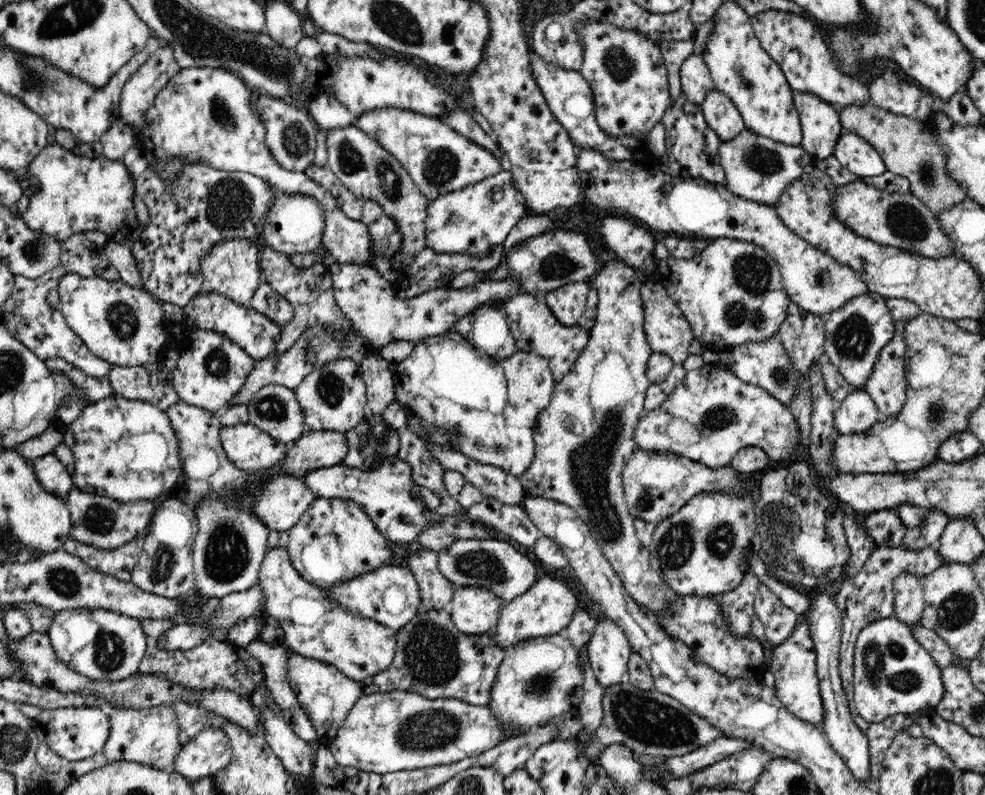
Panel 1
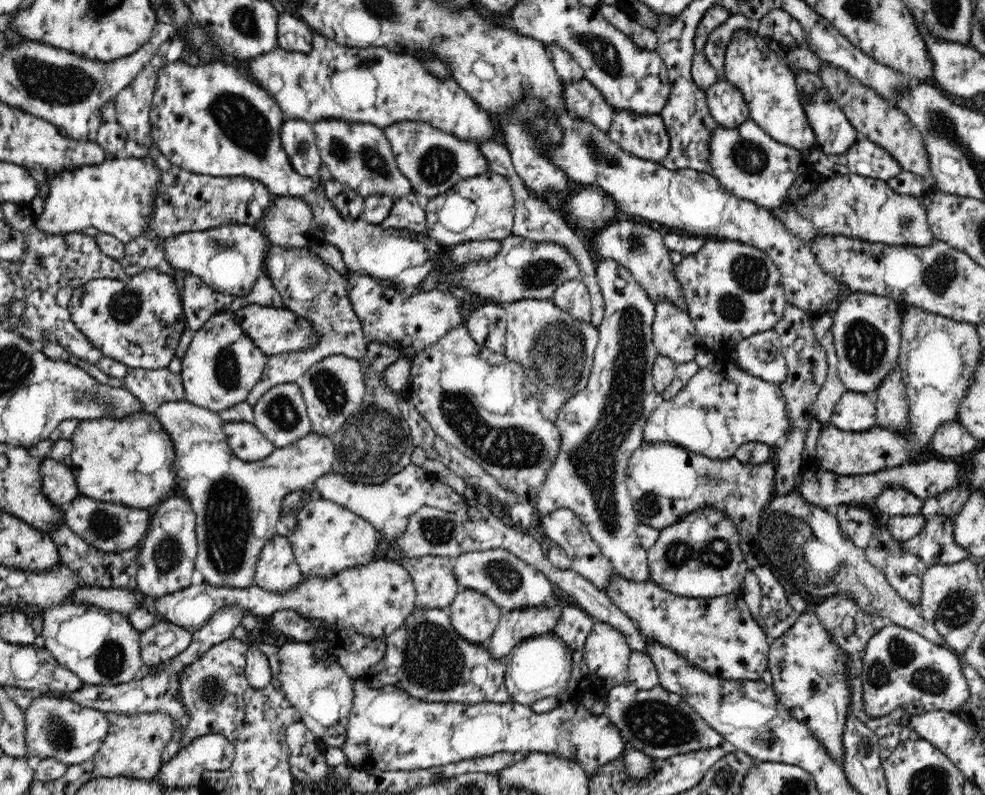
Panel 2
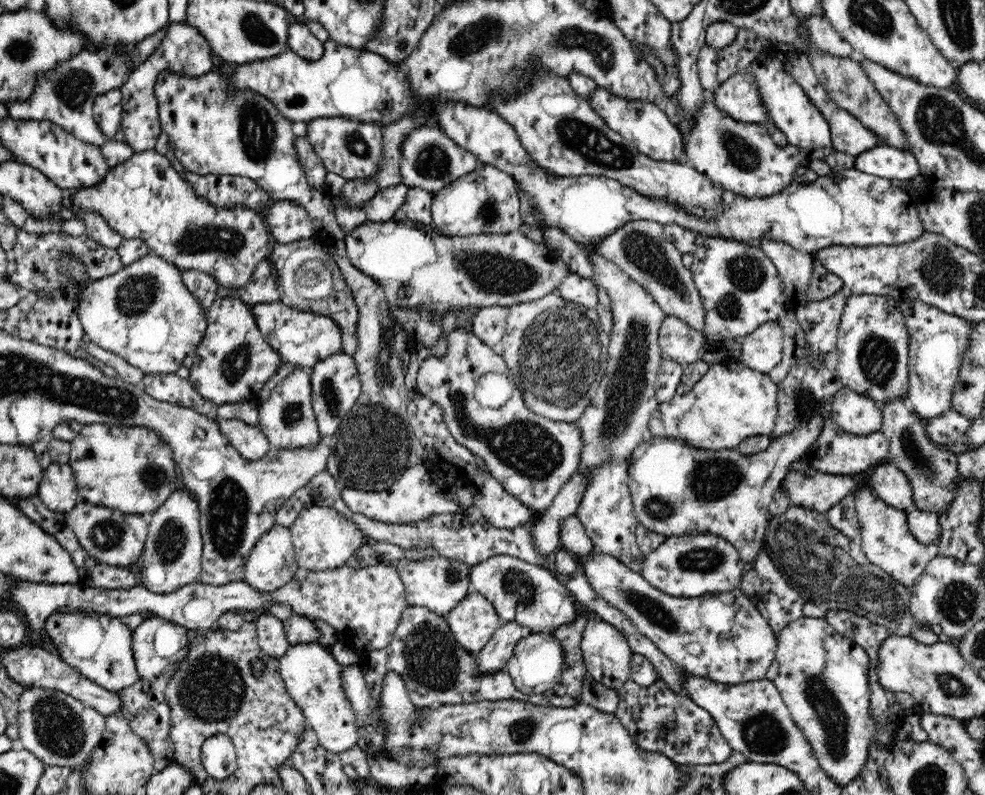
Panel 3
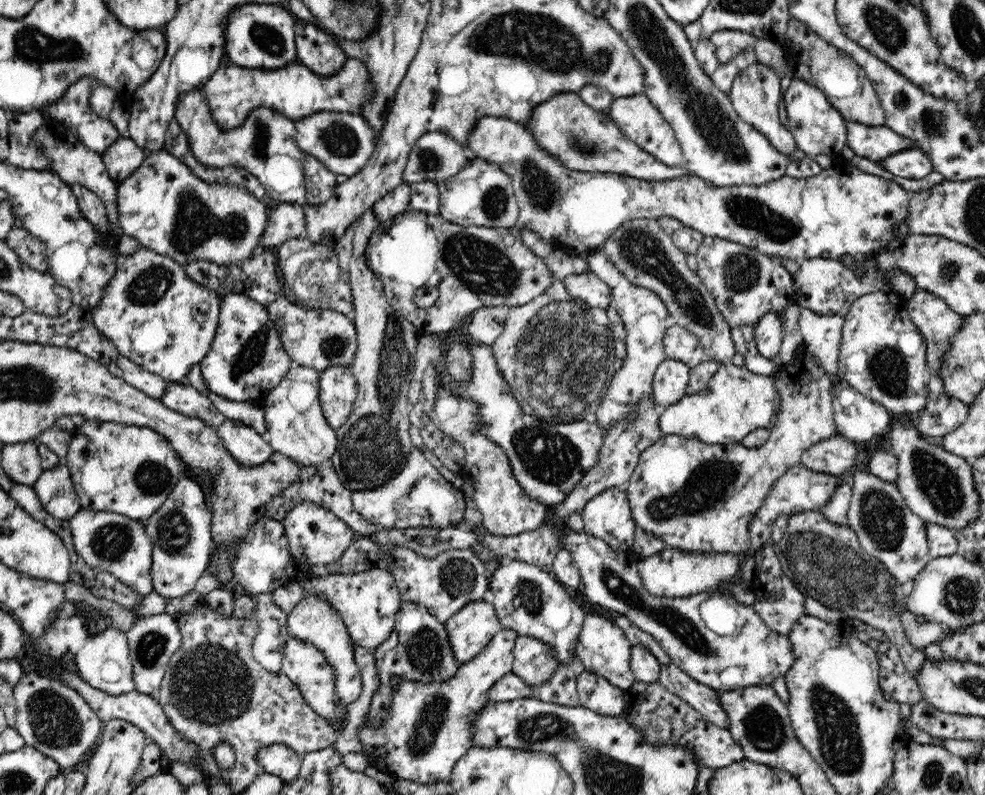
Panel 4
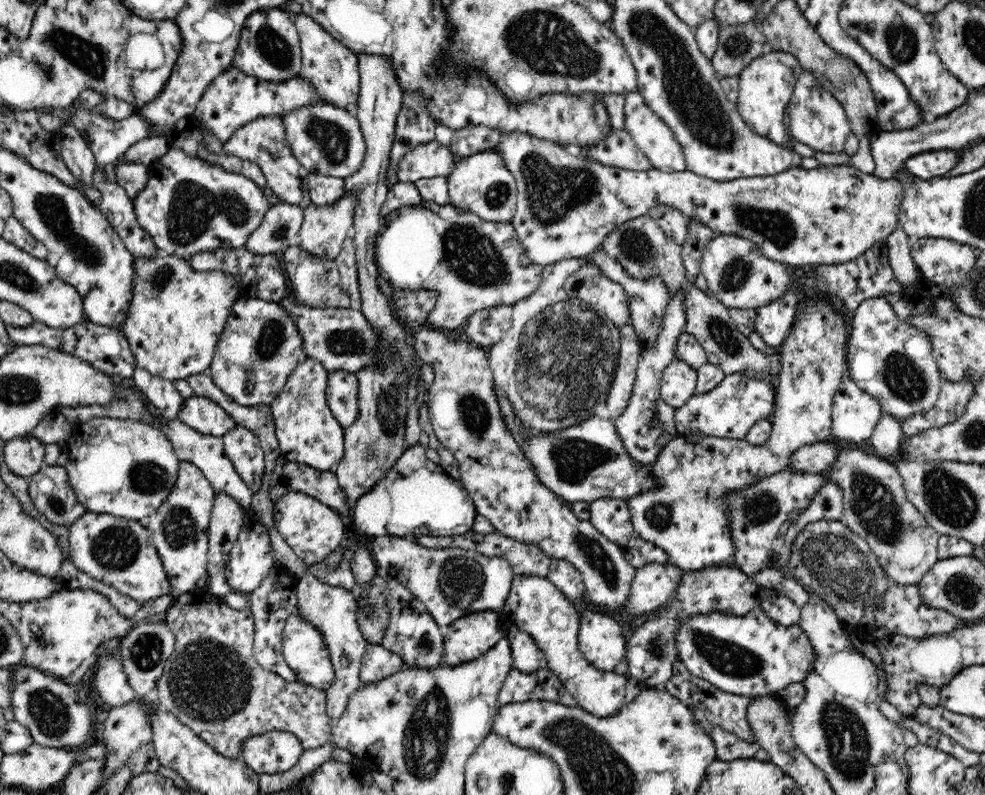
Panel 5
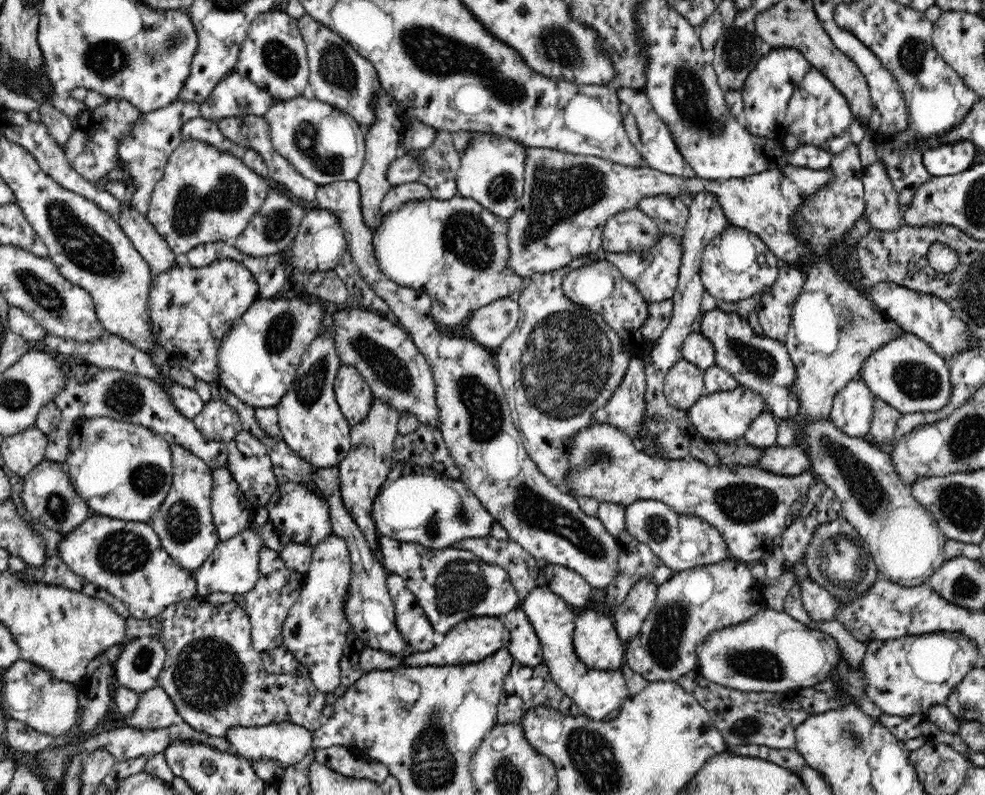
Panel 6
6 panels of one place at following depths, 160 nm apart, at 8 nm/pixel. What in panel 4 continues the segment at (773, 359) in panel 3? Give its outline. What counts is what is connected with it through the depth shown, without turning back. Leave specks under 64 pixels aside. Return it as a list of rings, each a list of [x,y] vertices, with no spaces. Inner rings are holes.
[[[776,313],[765,314],[754,325],[754,341],[758,353],[768,360],[772,360],[780,352],[784,335],[783,316]]]

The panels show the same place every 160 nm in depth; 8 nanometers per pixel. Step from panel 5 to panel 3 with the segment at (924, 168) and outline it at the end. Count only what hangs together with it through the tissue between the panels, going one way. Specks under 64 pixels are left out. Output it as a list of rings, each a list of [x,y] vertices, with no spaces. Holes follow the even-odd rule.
[[[886,144],[868,148],[854,156],[854,168],[859,172],[888,180],[910,180],[921,174],[918,161],[910,151]]]

